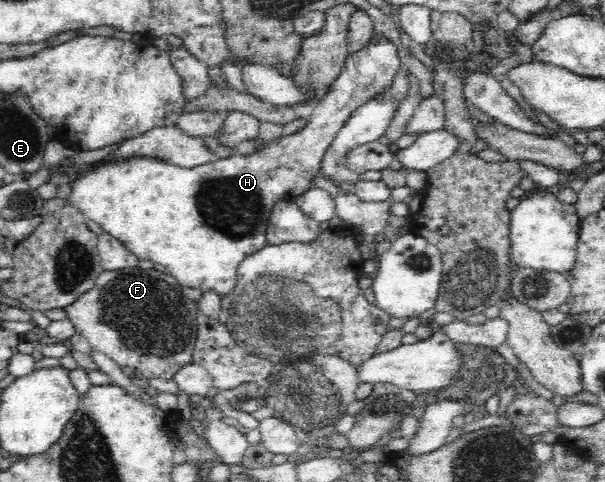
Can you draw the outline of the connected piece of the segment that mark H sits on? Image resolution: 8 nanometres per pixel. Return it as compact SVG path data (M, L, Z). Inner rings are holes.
M374 34L363 49L347 56L344 68L332 83L330 91L322 95L321 103L308 113L305 125L295 133L265 143L253 155L216 157L194 168L171 165L152 157L133 157L95 165L89 171L81 171L73 183L68 201L87 220L95 221L105 233L121 241L137 259L163 265L164 272L182 287L225 297L237 286L239 264L247 256L267 247L267 225L275 203L303 195L314 186L312 180L320 173L321 158L338 131L357 109L369 101L383 99L401 68L397 45L385 35Z

